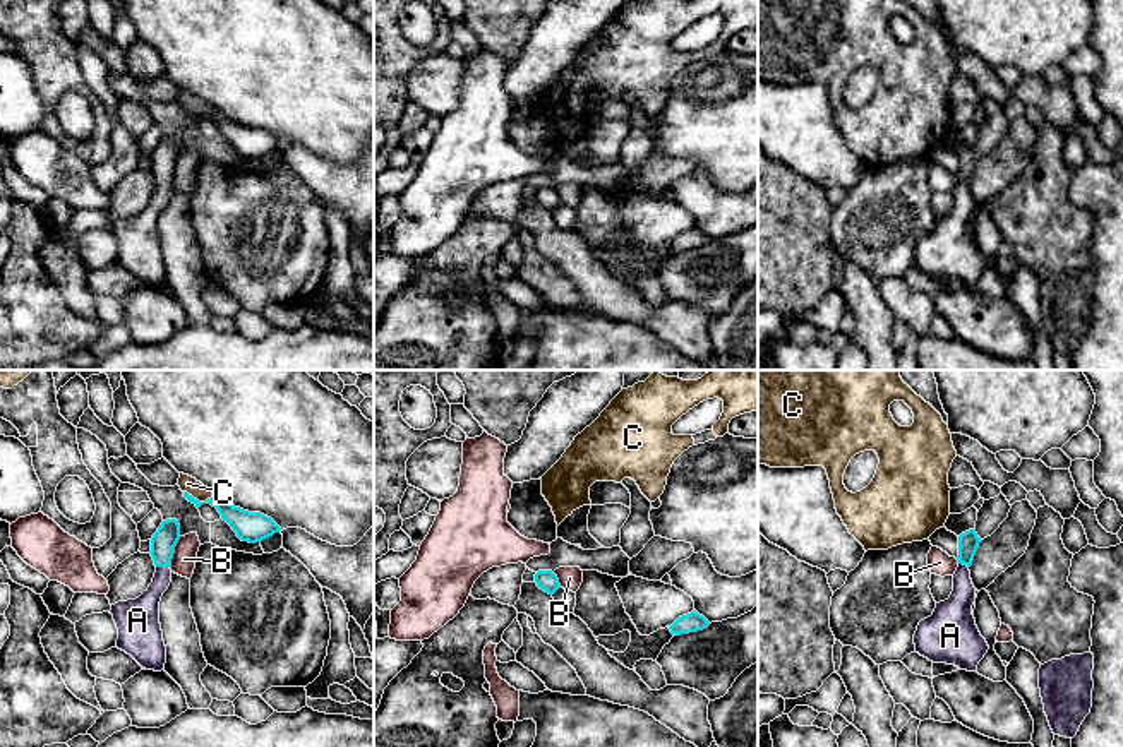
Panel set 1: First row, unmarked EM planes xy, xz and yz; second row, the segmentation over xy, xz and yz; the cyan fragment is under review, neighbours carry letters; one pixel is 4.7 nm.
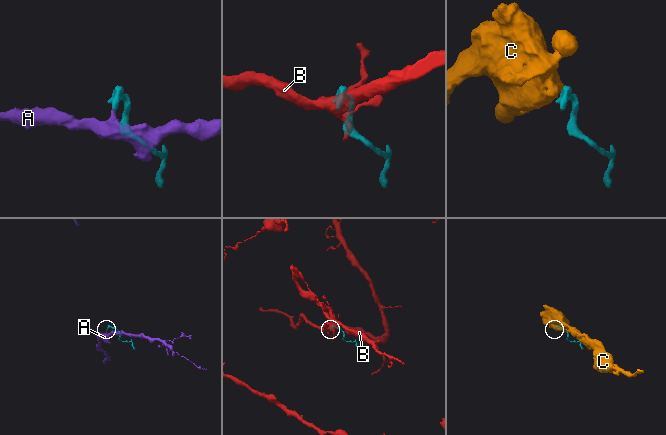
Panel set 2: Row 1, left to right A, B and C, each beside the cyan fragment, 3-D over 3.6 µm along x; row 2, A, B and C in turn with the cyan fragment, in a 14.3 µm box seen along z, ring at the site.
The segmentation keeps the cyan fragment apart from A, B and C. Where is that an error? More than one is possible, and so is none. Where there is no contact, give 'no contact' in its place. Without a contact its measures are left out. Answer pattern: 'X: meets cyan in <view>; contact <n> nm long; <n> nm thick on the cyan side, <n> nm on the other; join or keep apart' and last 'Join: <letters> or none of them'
A: meets cyan in xy; contact 60 nm long; 120 nm thick on the cyan side, 160 nm on the other; join
B: meets cyan in xy; contact 160 nm long; 120 nm thick on the cyan side, 110 nm on the other; keep apart
C: meets cyan in xy; contact 150 nm long; 120 nm thick on the cyan side, 80 nm on the other; keep apart
Join: A

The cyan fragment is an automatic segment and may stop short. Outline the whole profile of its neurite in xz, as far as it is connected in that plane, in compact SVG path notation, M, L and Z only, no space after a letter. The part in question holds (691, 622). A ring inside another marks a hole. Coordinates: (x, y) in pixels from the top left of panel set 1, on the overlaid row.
M694 610L688 615L679 617L669 629L672 634L681 636L681 634L703 630L708 625L710 622Z

